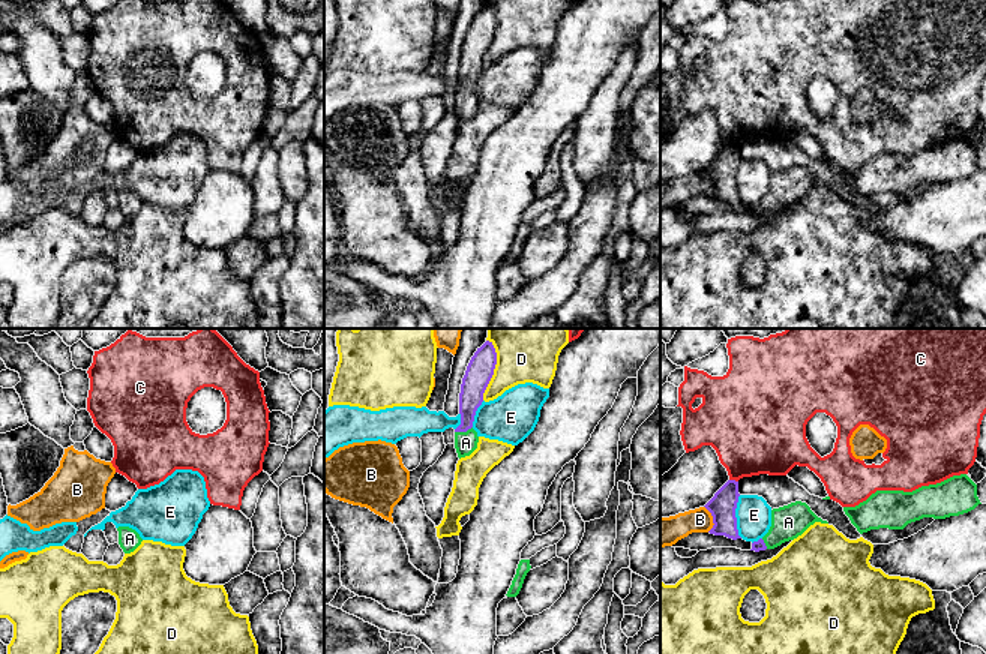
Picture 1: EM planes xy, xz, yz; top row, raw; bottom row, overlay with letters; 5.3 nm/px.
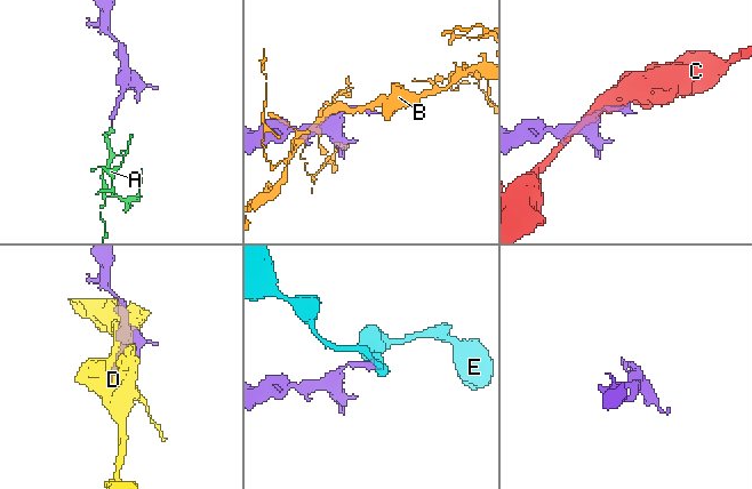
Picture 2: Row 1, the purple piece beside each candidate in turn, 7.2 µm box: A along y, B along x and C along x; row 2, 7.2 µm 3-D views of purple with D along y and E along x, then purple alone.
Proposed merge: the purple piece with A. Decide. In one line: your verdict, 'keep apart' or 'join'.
join

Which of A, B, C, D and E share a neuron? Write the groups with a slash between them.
A / B / C / D / E

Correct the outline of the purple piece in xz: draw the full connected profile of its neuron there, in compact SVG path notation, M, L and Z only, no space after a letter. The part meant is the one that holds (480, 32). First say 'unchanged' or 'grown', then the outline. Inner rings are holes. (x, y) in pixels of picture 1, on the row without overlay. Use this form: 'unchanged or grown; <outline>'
grown; M486 4L471 21L461 48L459 78L461 88L455 93L455 112L458 122L470 120L479 106L473 86L483 66L483 57L494 39L497 16L492 6Z

